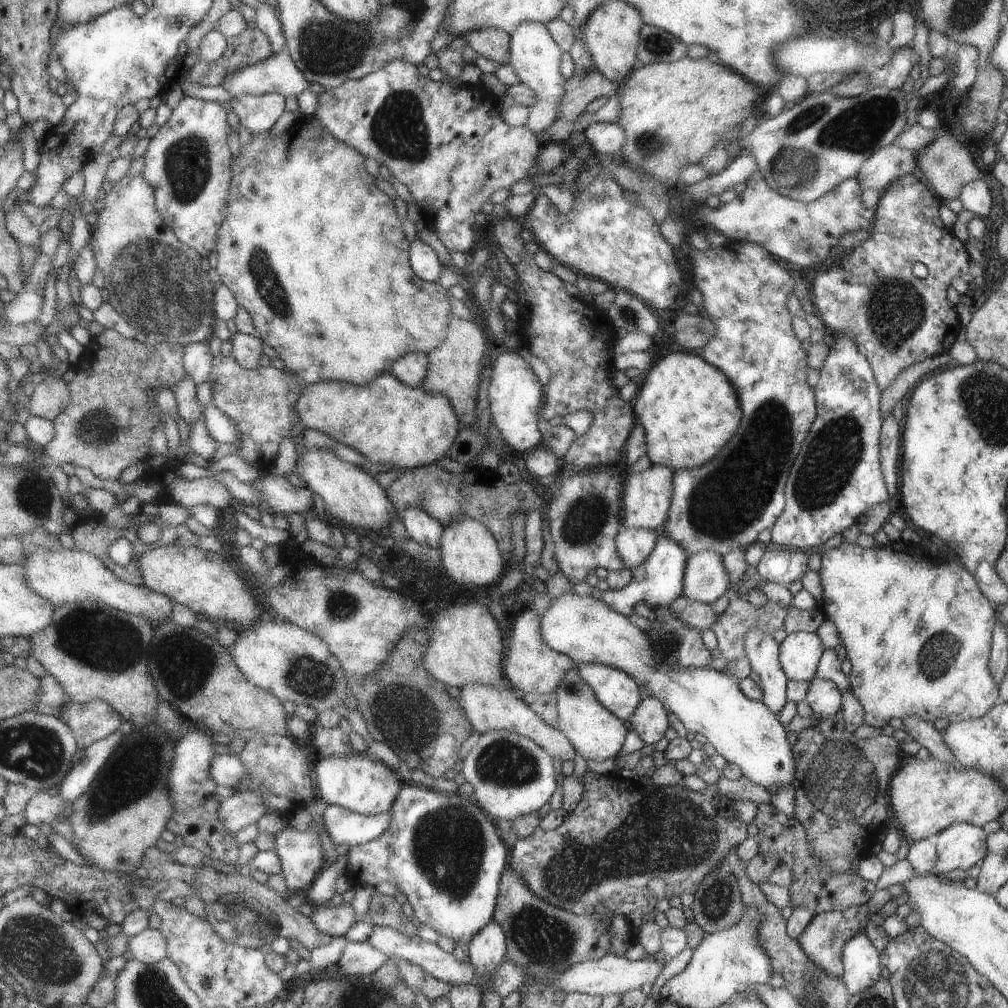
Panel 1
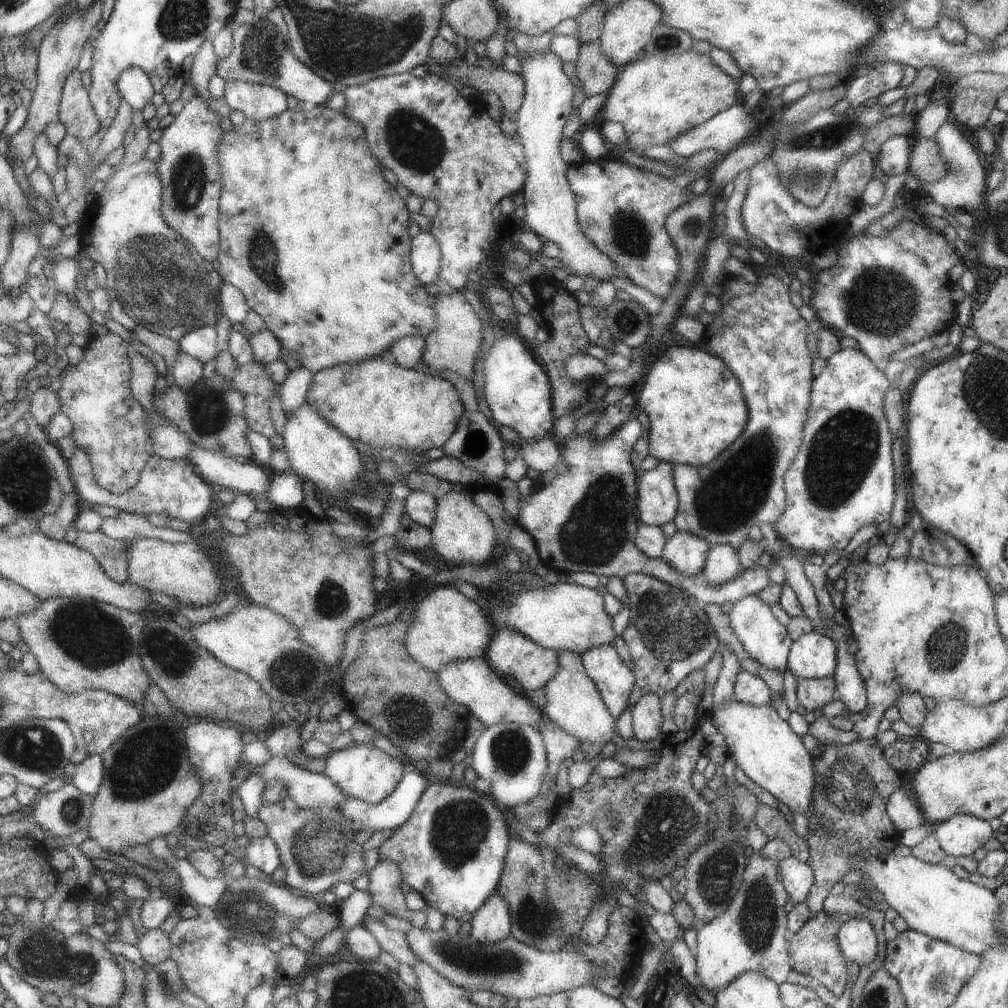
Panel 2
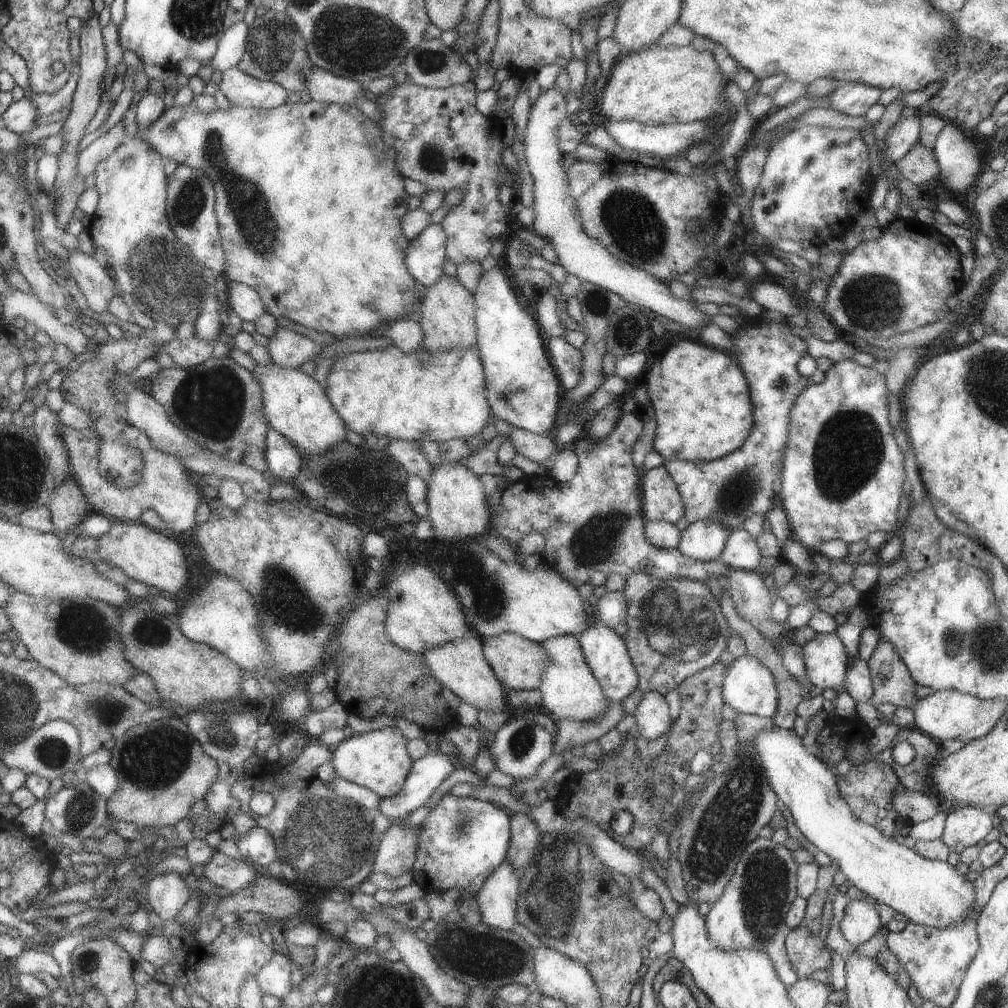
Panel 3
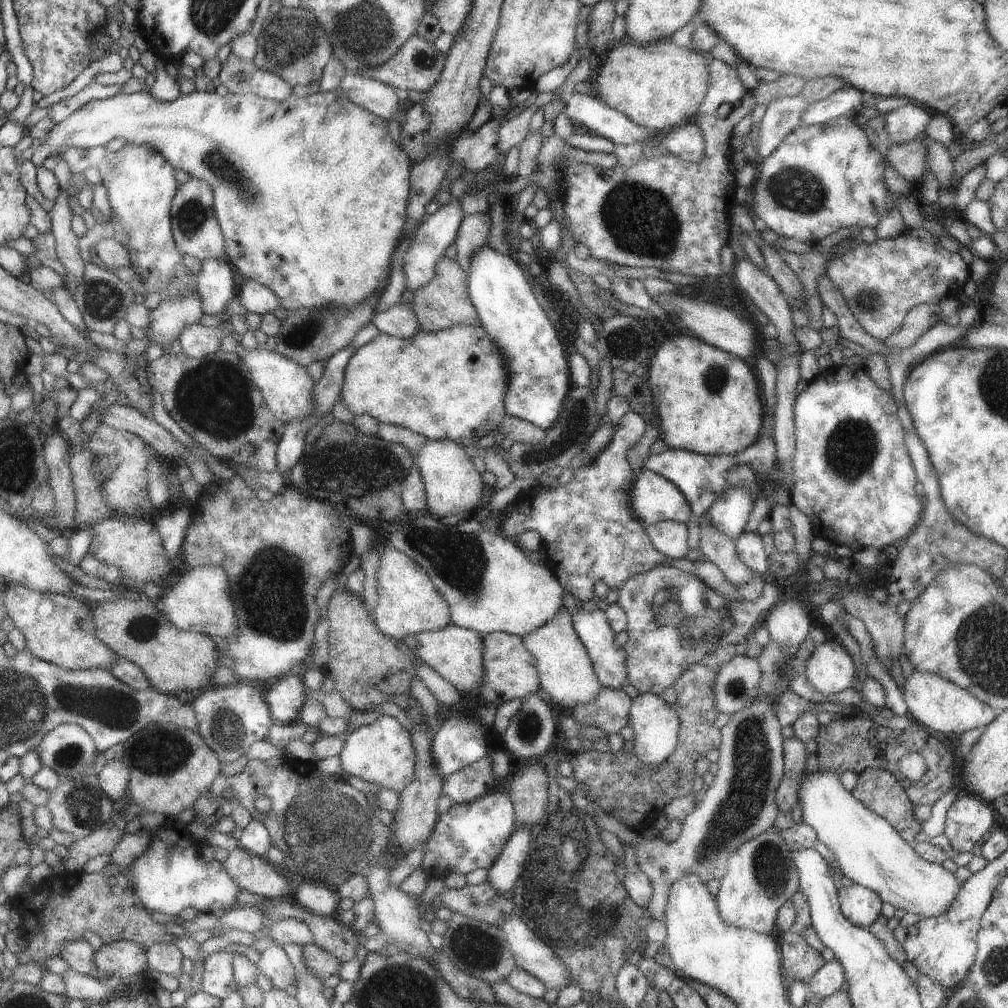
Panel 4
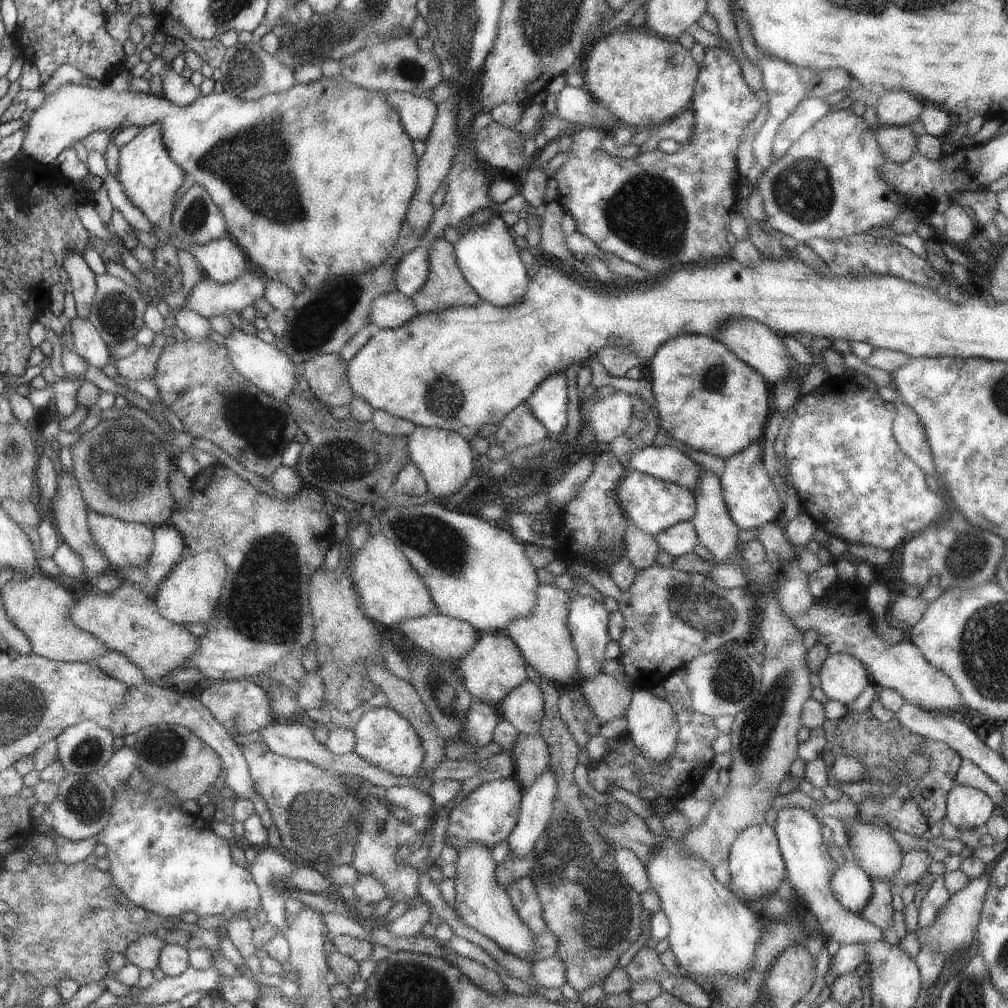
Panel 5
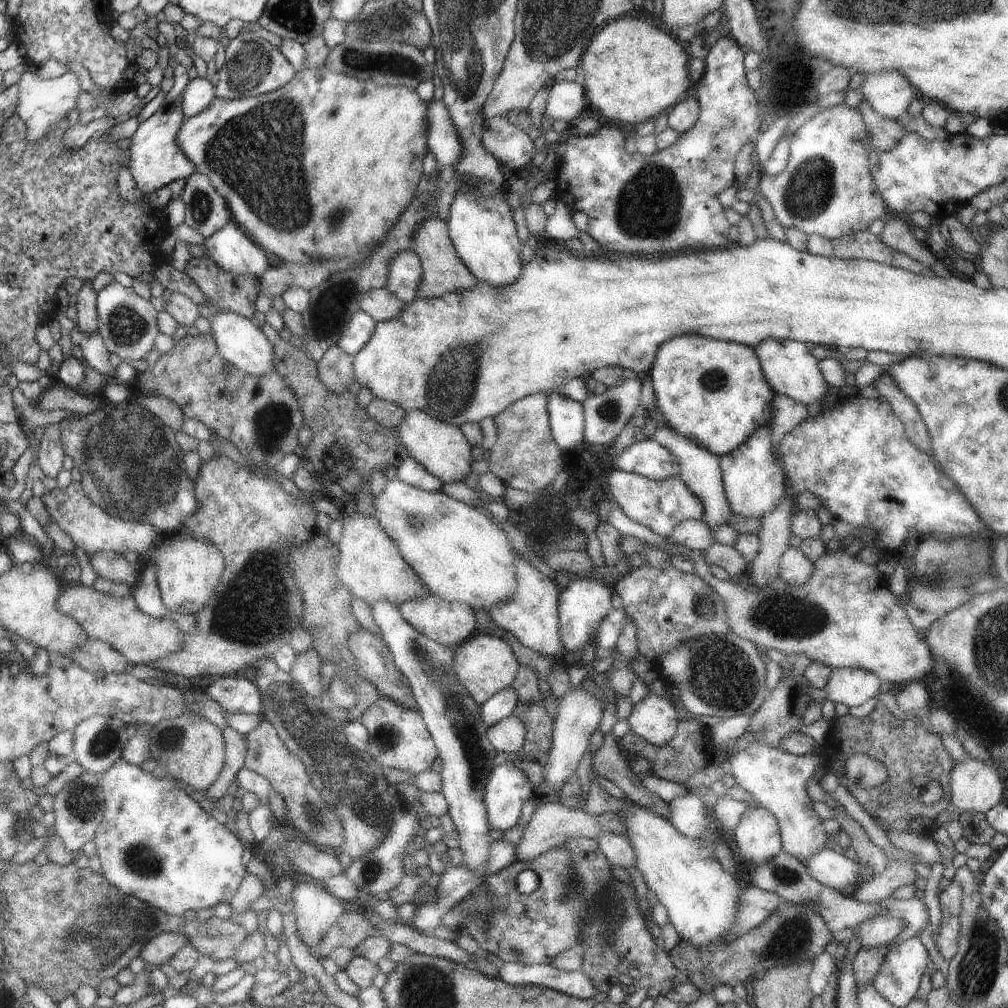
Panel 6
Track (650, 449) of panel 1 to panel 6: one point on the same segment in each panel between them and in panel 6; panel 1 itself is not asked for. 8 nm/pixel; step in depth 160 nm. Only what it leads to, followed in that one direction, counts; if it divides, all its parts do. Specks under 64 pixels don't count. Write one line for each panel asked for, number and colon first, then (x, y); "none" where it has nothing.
2: (696, 408)
3: (703, 411)
4: (709, 401)
5: (707, 398)
6: (713, 392)

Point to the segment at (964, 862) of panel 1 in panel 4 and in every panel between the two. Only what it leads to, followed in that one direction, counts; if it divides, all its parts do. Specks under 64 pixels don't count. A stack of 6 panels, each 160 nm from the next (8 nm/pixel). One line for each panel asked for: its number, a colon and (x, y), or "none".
2: (961, 835)
3: (964, 826)
4: (970, 818)

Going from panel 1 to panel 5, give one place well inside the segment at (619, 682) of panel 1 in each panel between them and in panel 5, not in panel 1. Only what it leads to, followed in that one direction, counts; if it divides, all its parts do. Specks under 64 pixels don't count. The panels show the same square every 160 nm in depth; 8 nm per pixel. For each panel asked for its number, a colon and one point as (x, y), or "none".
2: (614, 680)
3: (606, 654)
4: (608, 656)
5: (587, 620)

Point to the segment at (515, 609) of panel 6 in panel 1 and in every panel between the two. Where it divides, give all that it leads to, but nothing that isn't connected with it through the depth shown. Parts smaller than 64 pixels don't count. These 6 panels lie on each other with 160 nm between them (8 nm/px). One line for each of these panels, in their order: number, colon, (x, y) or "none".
1: (595, 733)
2: (573, 702)
3: (569, 690)
4: (565, 670)
5: (543, 638)

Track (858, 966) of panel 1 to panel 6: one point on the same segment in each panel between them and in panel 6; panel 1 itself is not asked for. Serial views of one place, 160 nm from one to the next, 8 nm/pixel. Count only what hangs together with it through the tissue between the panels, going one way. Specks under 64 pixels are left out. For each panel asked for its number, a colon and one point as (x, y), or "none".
2: (857, 941)
3: (861, 921)
4: (860, 906)
5: (851, 886)
6: (832, 869)

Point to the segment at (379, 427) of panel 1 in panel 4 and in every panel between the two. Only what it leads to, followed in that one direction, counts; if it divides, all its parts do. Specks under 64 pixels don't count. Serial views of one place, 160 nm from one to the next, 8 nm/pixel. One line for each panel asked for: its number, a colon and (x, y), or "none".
2: (379, 403)
3: (440, 396)
4: (450, 385)

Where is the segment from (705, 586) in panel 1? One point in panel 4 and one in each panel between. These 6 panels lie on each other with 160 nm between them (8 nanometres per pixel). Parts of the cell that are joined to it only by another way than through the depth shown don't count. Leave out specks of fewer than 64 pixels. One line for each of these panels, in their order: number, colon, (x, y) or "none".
2: (723, 564)
3: (741, 551)
4: (750, 547)

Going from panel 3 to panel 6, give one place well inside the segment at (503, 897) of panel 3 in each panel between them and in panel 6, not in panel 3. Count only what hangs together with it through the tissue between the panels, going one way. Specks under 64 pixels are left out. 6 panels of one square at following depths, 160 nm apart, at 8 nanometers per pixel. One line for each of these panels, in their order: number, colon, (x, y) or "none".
4: (504, 873)
5: (537, 807)
6: (579, 713)

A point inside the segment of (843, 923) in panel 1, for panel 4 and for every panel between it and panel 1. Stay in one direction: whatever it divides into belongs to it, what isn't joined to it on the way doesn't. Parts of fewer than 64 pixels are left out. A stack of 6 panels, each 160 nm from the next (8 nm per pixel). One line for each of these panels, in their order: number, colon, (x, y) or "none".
2: (814, 951)
3: (807, 953)
4: (800, 961)

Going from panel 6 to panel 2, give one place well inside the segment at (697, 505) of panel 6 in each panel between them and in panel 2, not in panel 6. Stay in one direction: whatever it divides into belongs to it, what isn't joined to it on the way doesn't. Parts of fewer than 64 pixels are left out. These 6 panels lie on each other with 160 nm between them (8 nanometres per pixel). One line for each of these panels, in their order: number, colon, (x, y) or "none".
2: (657, 501)
3: (661, 501)
4: (653, 499)
5: (653, 505)

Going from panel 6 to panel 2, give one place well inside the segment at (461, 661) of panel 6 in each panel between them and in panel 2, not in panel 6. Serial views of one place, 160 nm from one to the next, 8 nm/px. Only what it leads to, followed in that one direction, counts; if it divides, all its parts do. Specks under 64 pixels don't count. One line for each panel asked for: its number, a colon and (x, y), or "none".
2: (510, 652)
3: (520, 663)
4: (510, 668)
5: (495, 666)

